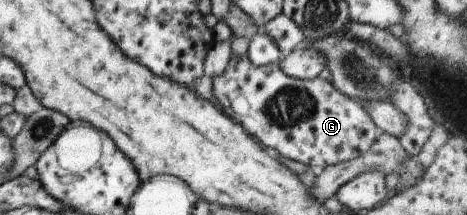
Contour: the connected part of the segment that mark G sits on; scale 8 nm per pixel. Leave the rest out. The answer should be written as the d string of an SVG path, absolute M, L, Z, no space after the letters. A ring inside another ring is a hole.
M247 54L241 57L231 55L226 68L218 76L212 77L210 83L215 104L251 137L276 150L282 158L308 164L314 171L356 158L368 150L379 134L378 128L362 106L333 88L330 80L319 77L292 78L282 72L278 62L256 66Z

